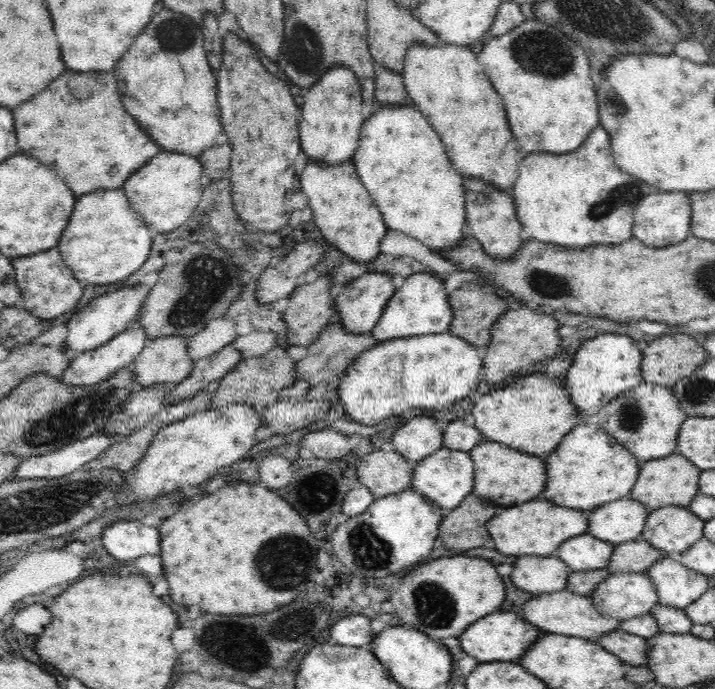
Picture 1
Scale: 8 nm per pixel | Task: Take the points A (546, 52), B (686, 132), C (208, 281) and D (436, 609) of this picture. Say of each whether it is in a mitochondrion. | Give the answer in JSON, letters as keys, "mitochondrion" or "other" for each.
{"A":"mitochondrion","B":"other","C":"mitochondrion","D":"mitochondrion"}

